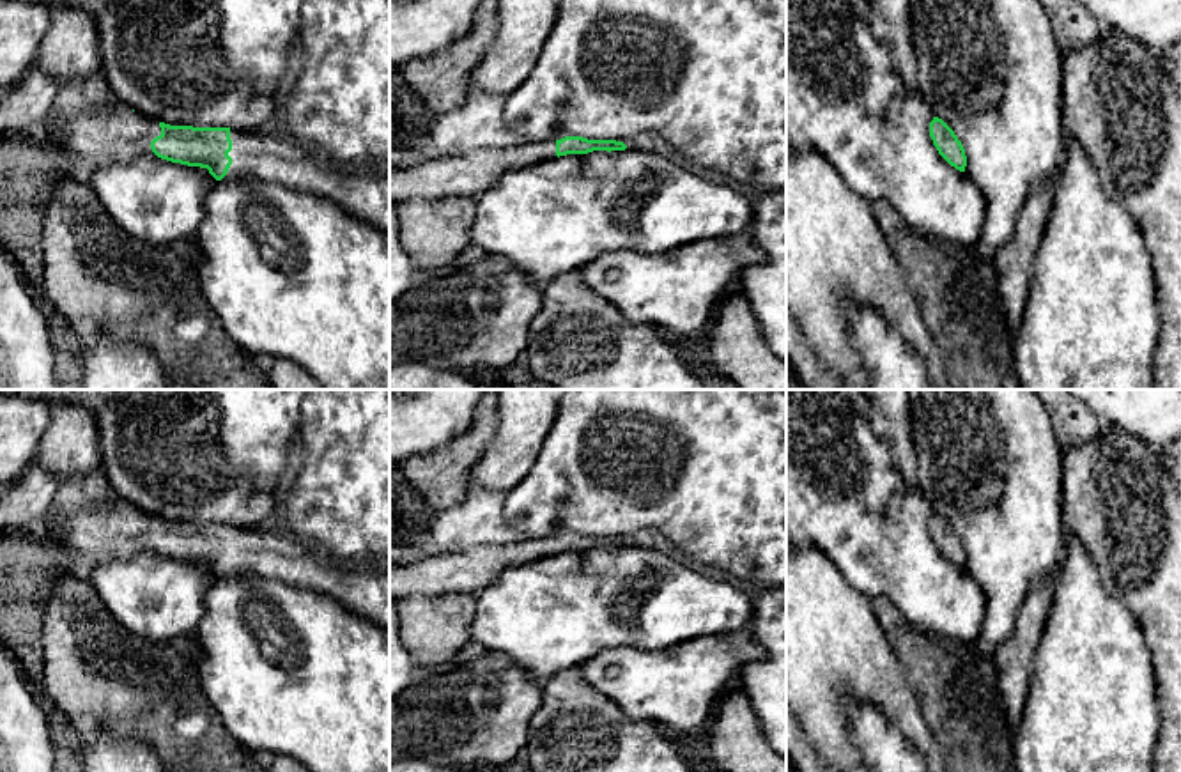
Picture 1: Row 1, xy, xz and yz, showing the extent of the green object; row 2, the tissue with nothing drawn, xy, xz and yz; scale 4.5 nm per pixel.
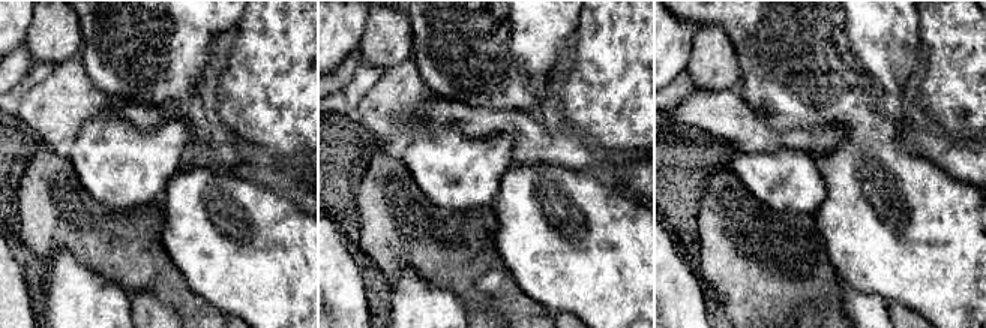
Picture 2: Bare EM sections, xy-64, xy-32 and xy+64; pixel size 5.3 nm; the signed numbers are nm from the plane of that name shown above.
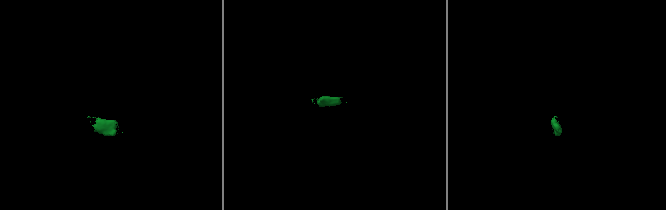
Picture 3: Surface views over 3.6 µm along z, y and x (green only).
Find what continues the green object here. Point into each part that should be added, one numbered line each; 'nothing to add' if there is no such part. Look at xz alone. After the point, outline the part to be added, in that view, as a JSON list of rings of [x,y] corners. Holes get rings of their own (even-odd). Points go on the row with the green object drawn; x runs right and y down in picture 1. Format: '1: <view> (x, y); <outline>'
1: xz (471, 174); [[[556,140],[526,142],[521,147],[482,149],[464,156],[437,156],[421,165],[390,172],[390,200],[397,205],[414,198],[478,198],[512,168],[526,168],[556,158]]]

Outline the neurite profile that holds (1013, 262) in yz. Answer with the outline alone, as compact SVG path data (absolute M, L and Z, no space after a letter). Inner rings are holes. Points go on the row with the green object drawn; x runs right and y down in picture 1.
M1057 174L1032 189L1016 218L1013 235L992 259L999 310L1011 333L1018 331L1023 319L1032 264L1054 209L1055 188Z

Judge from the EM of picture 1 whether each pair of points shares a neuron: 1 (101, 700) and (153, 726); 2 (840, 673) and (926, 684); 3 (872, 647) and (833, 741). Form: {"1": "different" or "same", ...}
{"1": "same", "2": "different", "3": "same"}

